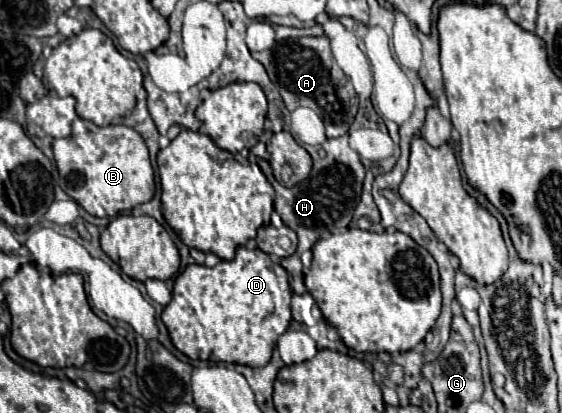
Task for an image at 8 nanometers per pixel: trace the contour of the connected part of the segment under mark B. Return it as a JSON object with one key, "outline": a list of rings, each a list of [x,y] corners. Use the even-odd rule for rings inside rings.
{"outline":[[[76,118],[72,122],[72,134],[68,138],[54,140],[52,148],[54,148],[56,168],[58,168],[58,174],[60,174],[60,188],[92,216],[98,216],[98,218],[118,216],[124,210],[132,210],[134,206],[150,202],[154,192],[156,192],[154,170],[152,170],[152,164],[150,164],[148,148],[144,144],[144,138],[134,128],[128,128],[124,124],[96,126],[90,120]]]}

